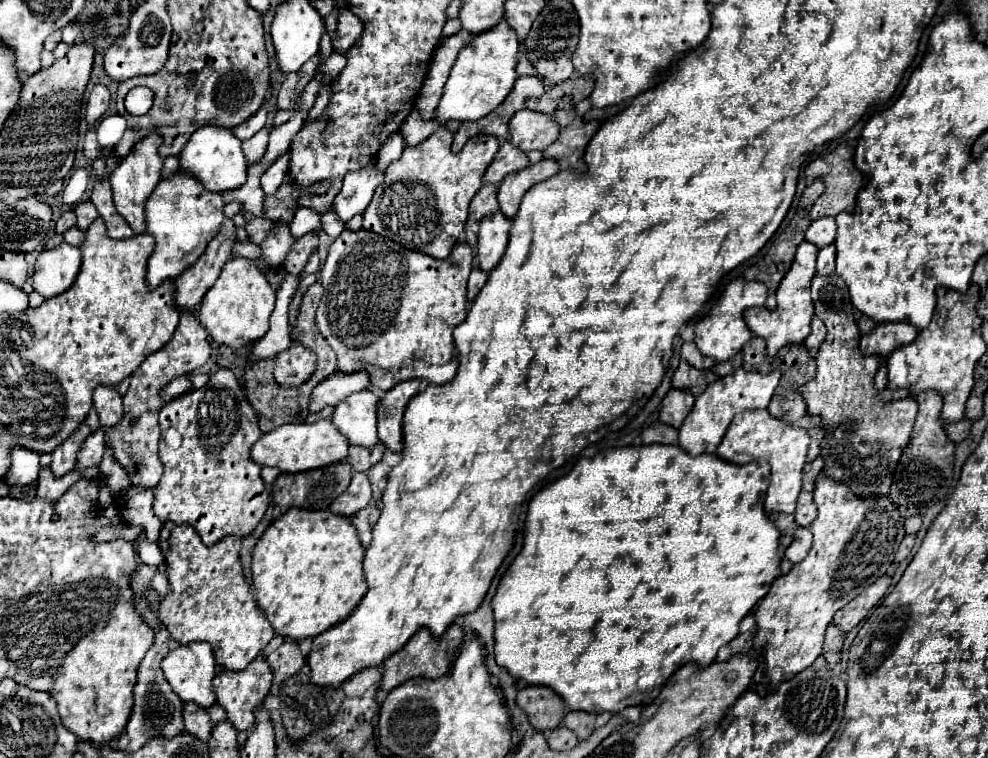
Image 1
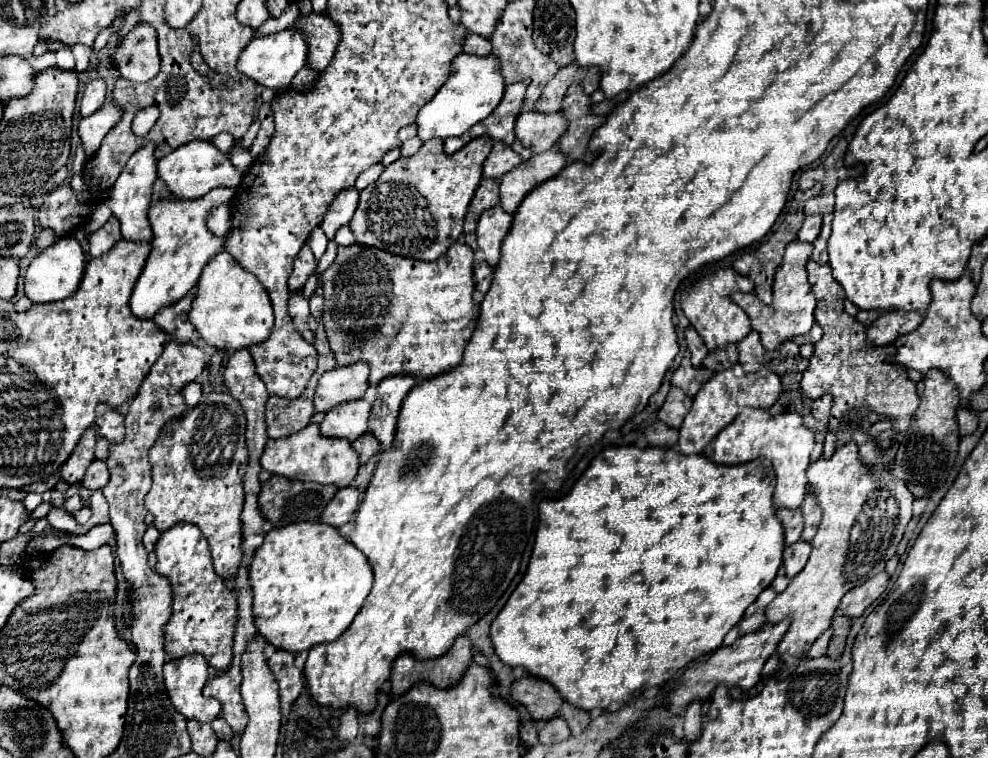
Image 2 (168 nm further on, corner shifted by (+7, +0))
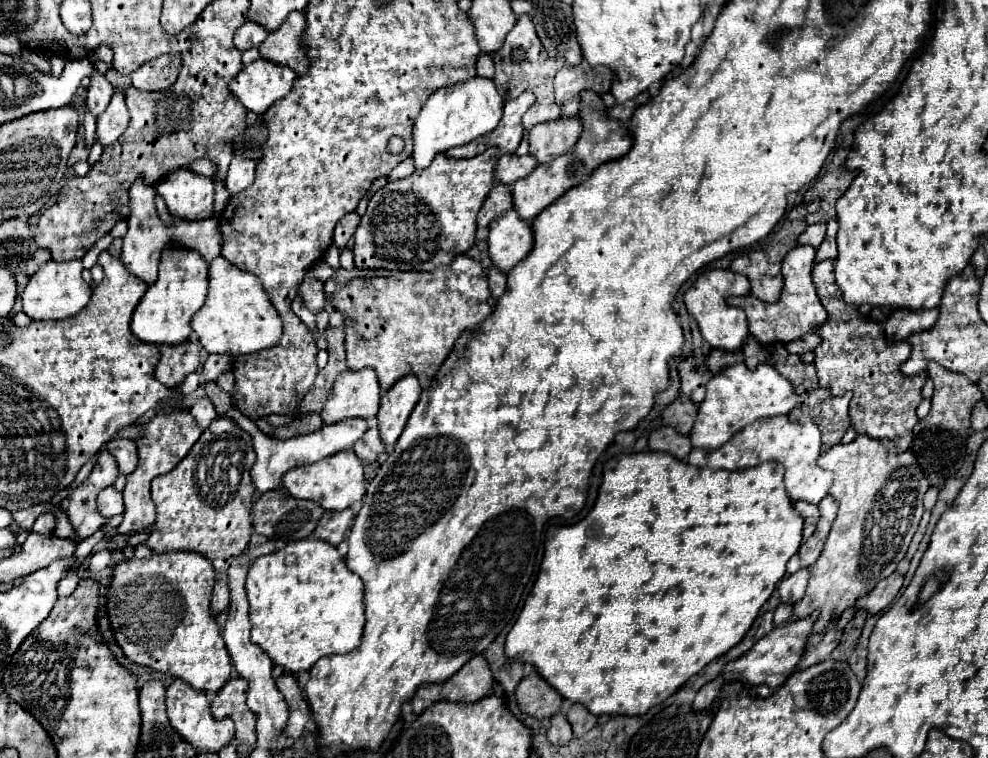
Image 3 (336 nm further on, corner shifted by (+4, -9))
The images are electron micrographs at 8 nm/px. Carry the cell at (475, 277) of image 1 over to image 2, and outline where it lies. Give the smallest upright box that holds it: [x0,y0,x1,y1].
[474,262,494,302]

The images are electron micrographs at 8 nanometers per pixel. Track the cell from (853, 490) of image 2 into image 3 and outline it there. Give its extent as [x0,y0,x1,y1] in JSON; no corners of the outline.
[793,435,929,635]

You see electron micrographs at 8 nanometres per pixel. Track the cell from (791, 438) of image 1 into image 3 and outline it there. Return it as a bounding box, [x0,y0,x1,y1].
[689,415,831,505]

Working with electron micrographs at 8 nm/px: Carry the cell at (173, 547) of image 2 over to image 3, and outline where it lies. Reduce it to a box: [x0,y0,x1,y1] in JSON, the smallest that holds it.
[107,551,231,691]

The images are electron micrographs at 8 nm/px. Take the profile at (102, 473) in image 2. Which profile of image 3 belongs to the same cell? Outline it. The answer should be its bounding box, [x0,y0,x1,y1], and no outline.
[97,487,123,517]

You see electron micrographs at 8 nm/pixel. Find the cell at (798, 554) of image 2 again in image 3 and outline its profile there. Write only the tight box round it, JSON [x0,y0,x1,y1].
[779,569,809,603]

